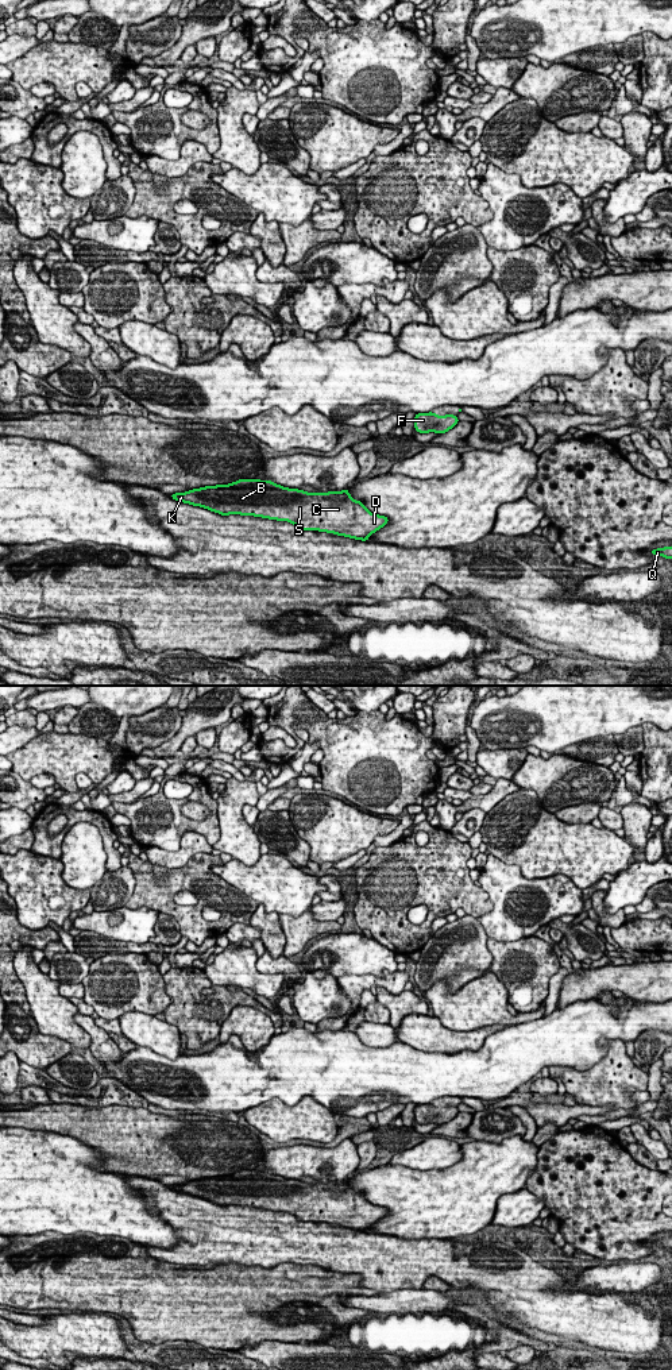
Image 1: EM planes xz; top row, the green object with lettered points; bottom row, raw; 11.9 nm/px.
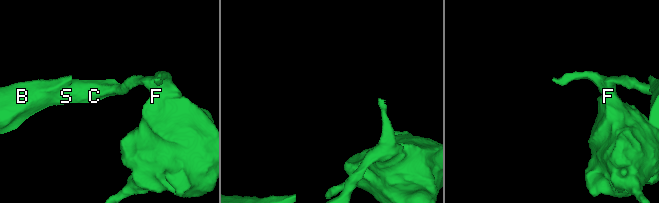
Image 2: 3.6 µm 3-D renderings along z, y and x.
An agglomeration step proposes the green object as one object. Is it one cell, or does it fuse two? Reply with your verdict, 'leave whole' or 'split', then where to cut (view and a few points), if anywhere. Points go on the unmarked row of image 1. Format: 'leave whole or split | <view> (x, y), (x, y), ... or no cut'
leave whole | no cut

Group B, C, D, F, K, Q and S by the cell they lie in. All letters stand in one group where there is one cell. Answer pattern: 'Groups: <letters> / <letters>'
Groups: B C D F K Q S

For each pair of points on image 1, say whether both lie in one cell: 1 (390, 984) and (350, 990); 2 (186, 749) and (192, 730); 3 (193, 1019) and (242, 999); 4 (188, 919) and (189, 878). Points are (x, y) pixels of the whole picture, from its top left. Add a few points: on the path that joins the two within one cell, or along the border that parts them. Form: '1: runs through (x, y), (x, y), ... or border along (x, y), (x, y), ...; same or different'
1: runs through (381, 981), (359, 984); same
2: border along (194, 736), (190, 736), (180, 749); different
3: runs through (205, 1014), (230, 999); same
4: runs through (199, 907), (211, 894), (201, 882); same

